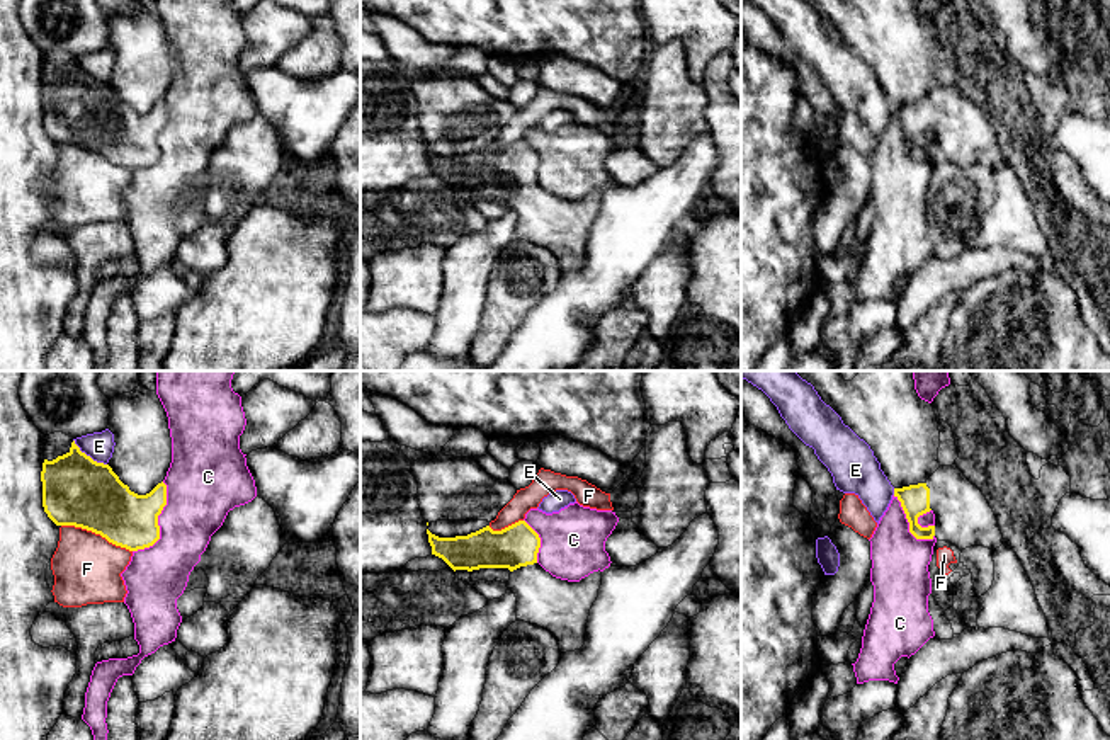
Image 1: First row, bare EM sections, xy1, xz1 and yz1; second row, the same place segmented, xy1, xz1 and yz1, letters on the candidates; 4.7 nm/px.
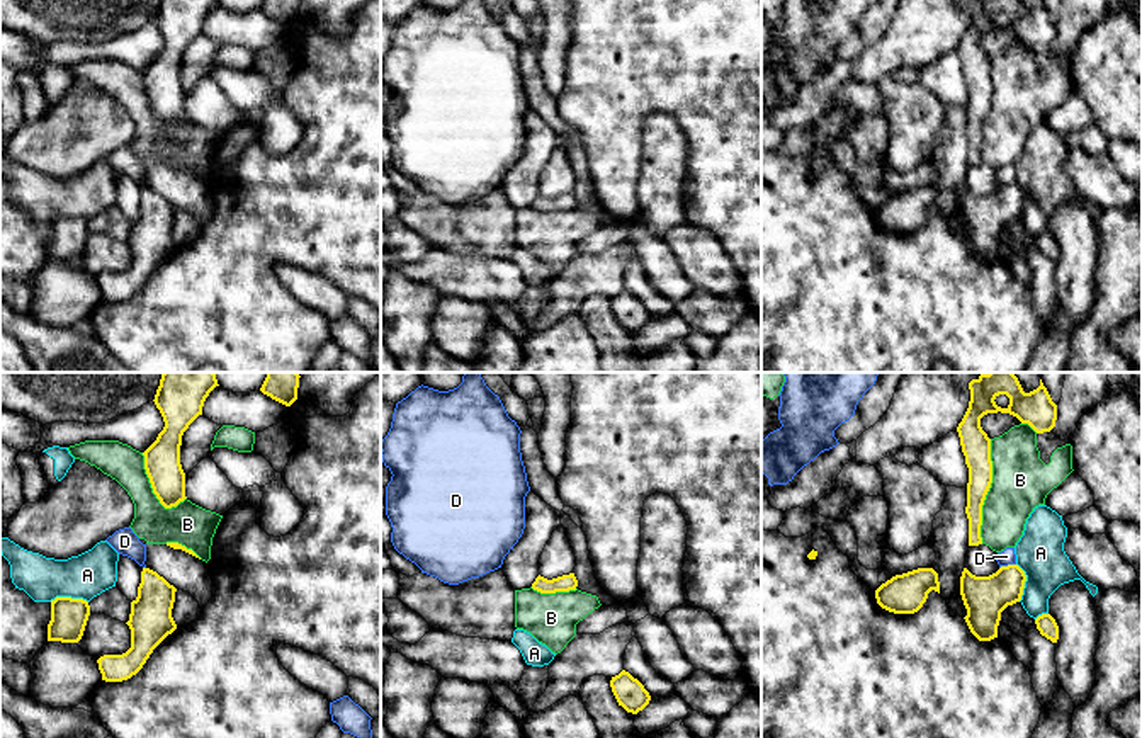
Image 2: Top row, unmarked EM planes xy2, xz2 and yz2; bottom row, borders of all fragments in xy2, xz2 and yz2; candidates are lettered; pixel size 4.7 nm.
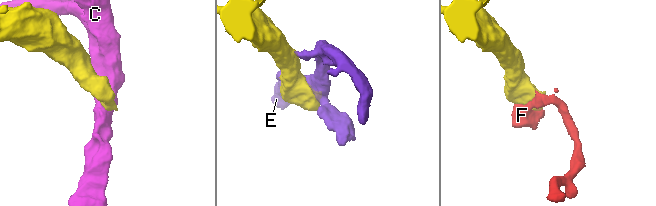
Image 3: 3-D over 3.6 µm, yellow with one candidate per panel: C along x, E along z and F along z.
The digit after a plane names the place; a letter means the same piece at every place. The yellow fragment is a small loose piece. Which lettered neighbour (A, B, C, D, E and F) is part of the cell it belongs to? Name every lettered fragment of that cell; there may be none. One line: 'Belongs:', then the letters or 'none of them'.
Belongs: none of them

